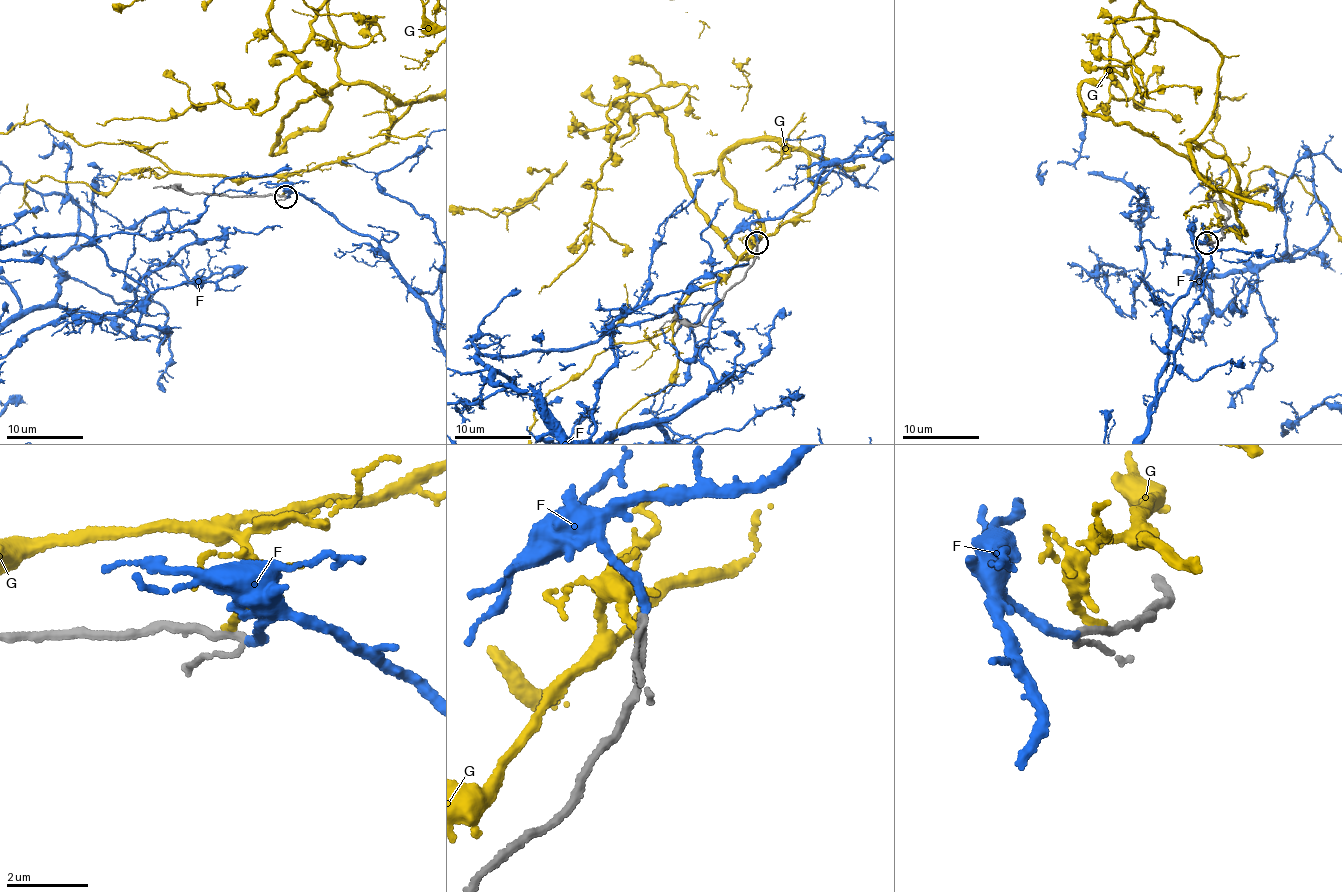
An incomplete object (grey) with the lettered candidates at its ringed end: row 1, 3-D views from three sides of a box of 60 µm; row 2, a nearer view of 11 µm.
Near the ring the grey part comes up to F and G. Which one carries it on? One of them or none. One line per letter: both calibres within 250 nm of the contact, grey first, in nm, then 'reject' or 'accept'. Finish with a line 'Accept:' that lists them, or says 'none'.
F: calibres 150 and 220 nm; accept
G: calibres 170 and 180 nm; reject
Accept: F

